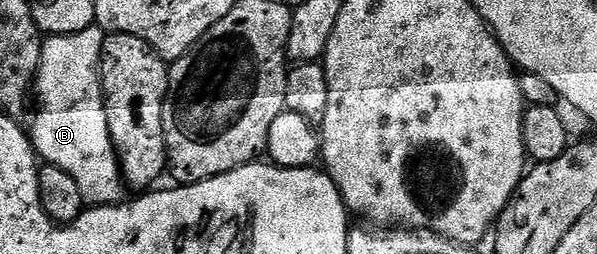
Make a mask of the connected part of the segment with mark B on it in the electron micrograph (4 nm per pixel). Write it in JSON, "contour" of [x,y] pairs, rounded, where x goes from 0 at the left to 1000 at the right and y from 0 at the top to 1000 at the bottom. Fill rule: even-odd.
{"contour":[[[162,98],[142,110],[142,126],[127,134],[87,134],[74,146],[69,189],[69,252],[55,343],[57,398],[65,398],[65,437],[59,449],[59,484],[49,496],[49,539],[60,610],[77,650],[102,661],[129,709],[136,772],[147,815],[191,811],[208,791],[209,720],[199,661],[199,618],[193,610],[193,575],[183,535],[183,488],[176,457],[176,390],[169,319],[169,248],[173,240],[173,157],[176,122]]]}

